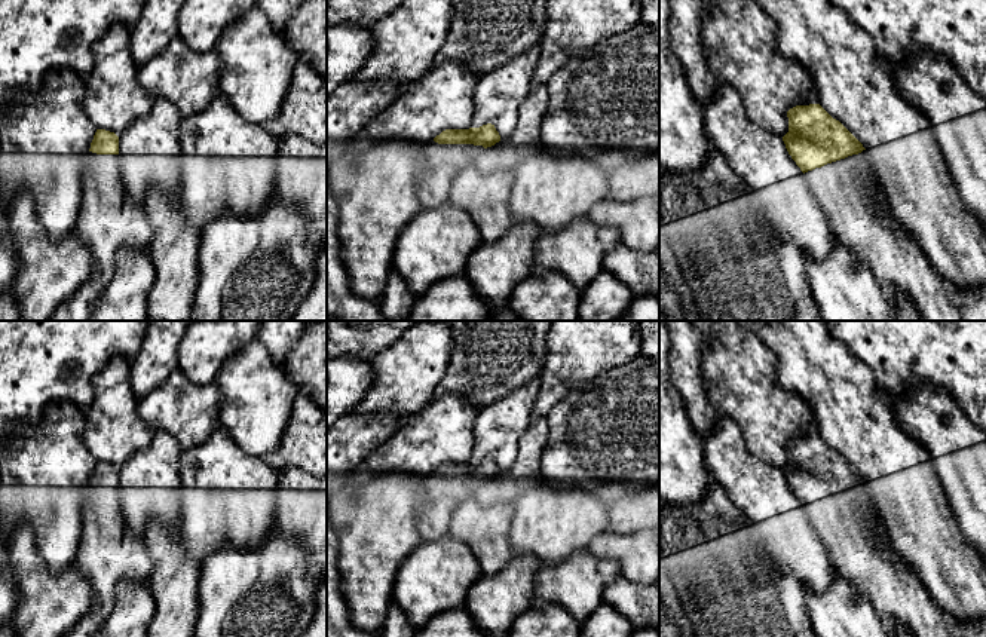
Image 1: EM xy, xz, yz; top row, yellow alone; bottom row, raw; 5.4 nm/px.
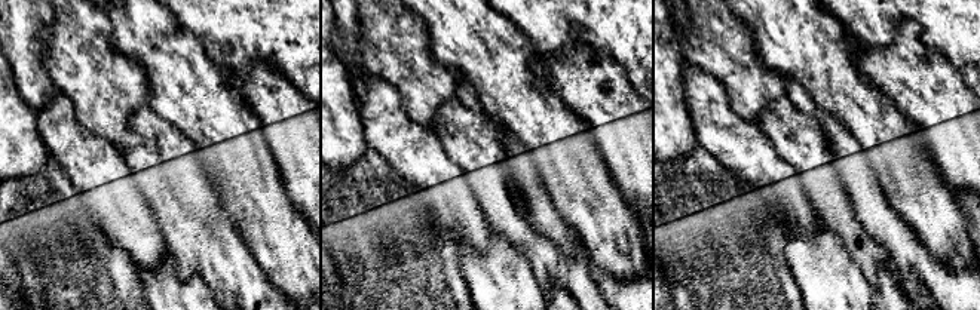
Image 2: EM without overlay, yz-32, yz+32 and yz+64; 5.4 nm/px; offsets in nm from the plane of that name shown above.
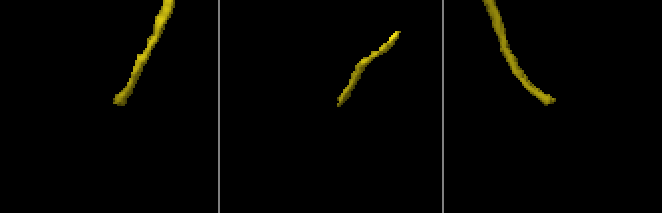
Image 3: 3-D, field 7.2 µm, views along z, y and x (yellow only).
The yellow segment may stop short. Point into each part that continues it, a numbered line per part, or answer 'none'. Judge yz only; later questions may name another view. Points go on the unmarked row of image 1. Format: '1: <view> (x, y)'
1: yz (848, 530)

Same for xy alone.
1: xy (109, 553)

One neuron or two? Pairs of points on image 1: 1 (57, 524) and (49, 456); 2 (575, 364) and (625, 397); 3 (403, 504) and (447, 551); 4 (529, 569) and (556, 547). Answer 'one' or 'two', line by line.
1: one
2: two
3: two
4: two

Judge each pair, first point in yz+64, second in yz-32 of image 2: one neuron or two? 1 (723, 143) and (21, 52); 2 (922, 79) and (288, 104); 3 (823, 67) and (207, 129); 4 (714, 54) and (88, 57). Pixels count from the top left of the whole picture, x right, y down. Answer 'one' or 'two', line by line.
1: two
2: one
3: one
4: one

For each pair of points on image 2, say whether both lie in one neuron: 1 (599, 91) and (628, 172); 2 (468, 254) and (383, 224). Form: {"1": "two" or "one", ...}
{"1": "one", "2": "two"}

